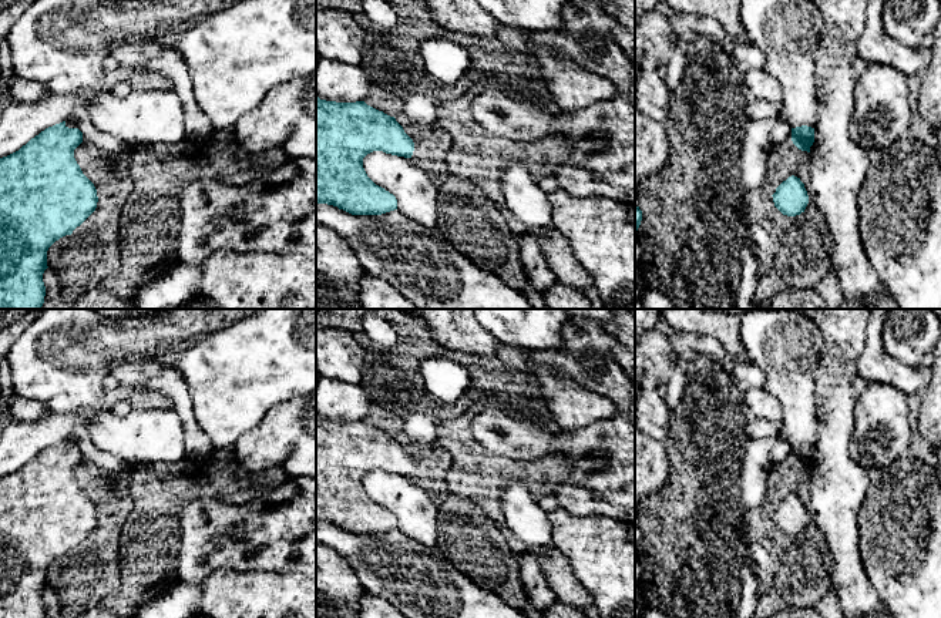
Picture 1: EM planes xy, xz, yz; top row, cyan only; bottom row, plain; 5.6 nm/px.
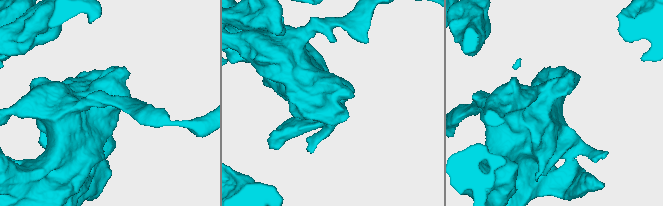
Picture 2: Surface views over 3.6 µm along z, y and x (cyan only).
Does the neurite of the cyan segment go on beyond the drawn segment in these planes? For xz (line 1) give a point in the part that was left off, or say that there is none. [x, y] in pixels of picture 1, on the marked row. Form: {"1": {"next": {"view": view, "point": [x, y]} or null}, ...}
{"1": {"next": null}}

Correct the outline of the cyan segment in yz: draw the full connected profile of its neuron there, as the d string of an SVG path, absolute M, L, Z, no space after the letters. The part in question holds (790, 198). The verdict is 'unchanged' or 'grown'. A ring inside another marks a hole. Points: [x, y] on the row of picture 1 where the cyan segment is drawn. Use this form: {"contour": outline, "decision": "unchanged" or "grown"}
{"contour": "M794 175L783 181L772 197L774 206L787 216L800 215L809 204L804 184Z", "decision": "unchanged"}

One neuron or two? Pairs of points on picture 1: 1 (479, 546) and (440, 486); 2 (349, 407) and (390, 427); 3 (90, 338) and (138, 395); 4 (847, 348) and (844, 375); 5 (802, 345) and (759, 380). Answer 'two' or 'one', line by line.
1: one
2: two
3: two
4: one
5: two

